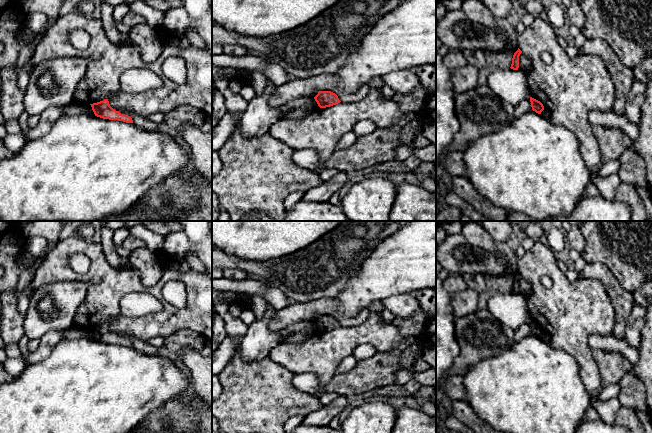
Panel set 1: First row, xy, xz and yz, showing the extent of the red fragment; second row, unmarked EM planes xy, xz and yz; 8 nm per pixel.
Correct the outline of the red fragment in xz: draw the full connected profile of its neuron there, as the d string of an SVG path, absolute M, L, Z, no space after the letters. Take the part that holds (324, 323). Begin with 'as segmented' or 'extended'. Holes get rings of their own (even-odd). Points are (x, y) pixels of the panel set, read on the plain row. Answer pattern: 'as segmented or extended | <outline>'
as segmented | M319 315L314 321L320 332L326 332L340 327L338 320L331 315Z

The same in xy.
as segmented | M104 323L103 325L90 328L95 340L109 343L109 344L118 344L126 347L133 347L133 344L130 340L121 338L119 335L116 335L109 329L109 325Z

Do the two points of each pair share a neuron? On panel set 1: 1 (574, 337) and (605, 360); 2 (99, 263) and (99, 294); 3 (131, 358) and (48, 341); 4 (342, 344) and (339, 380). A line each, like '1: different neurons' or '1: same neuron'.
1: different neurons
2: same neuron
3: different neurons
4: different neurons

